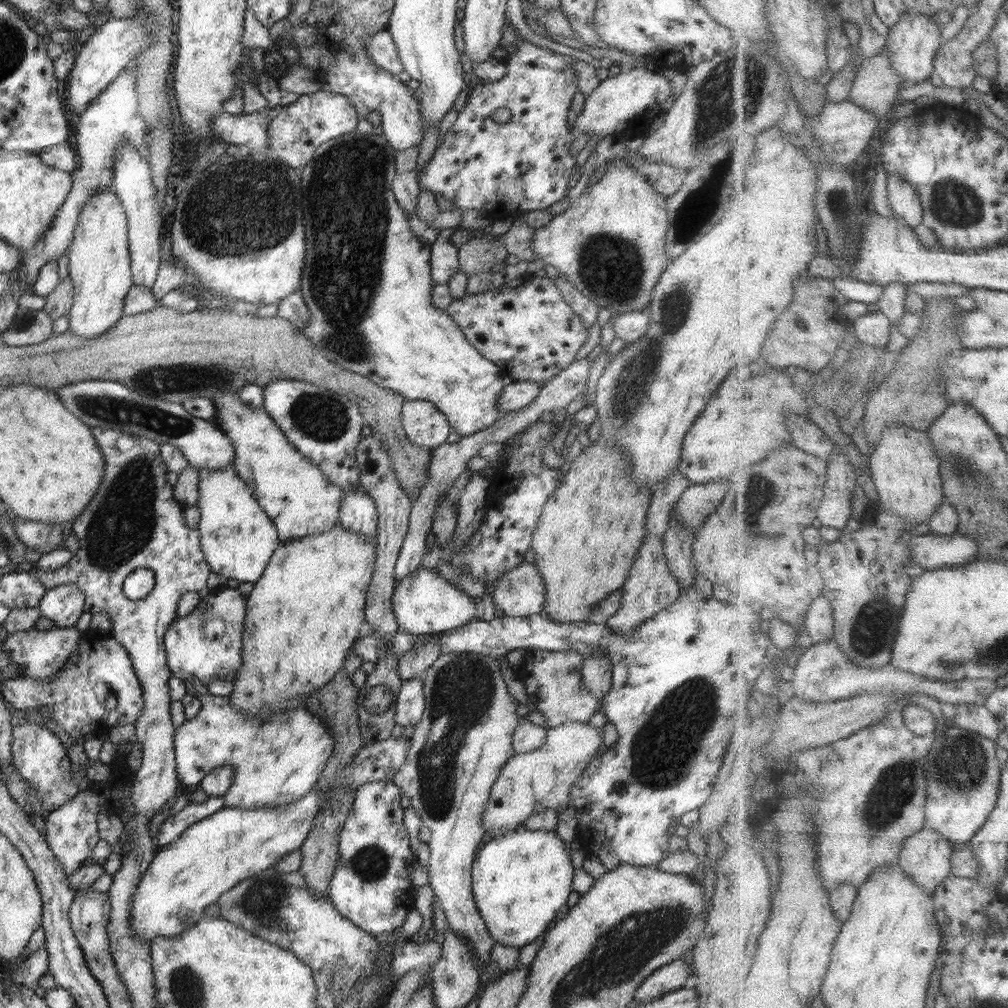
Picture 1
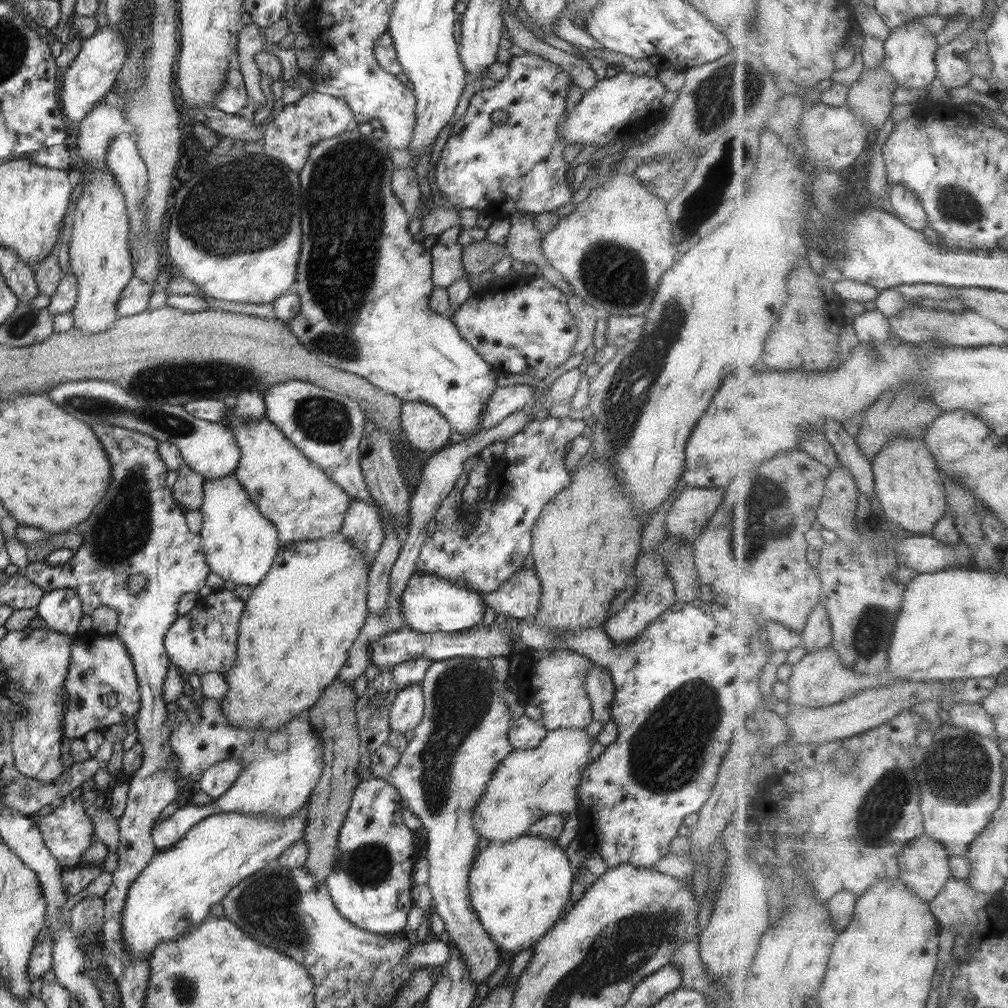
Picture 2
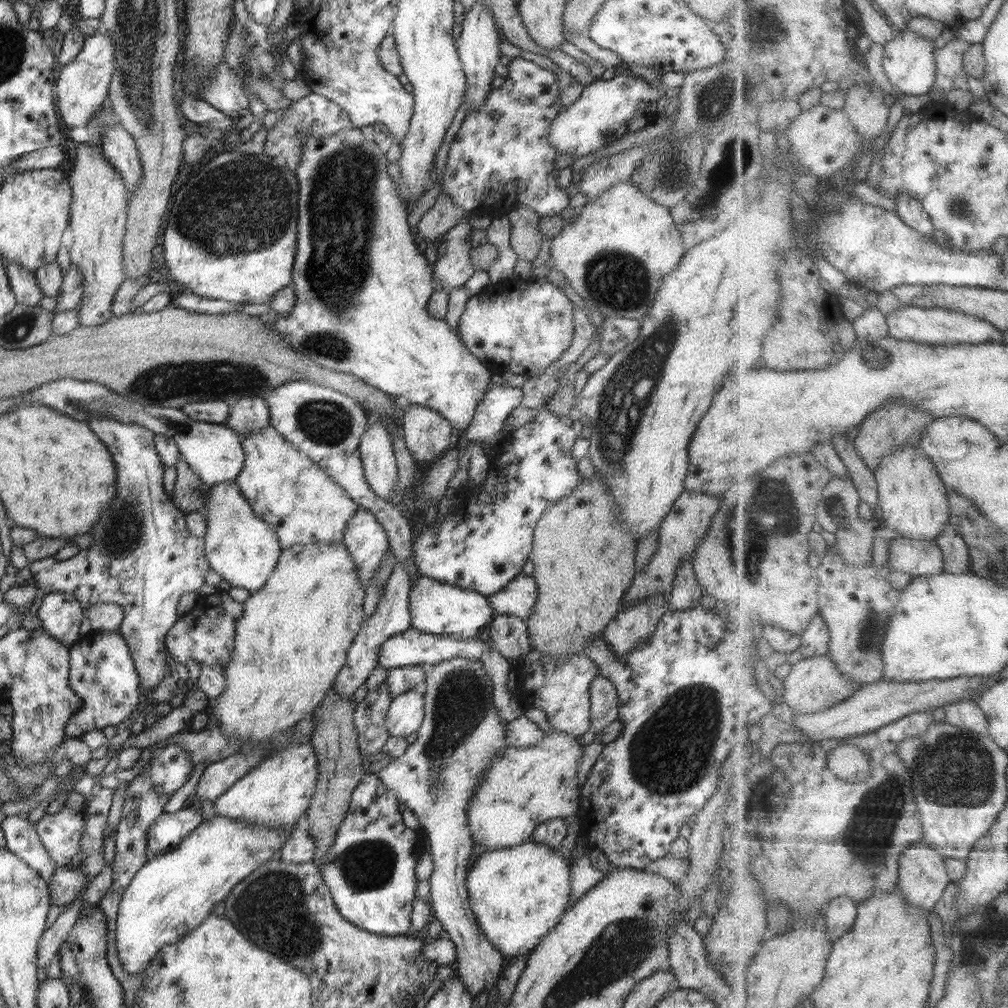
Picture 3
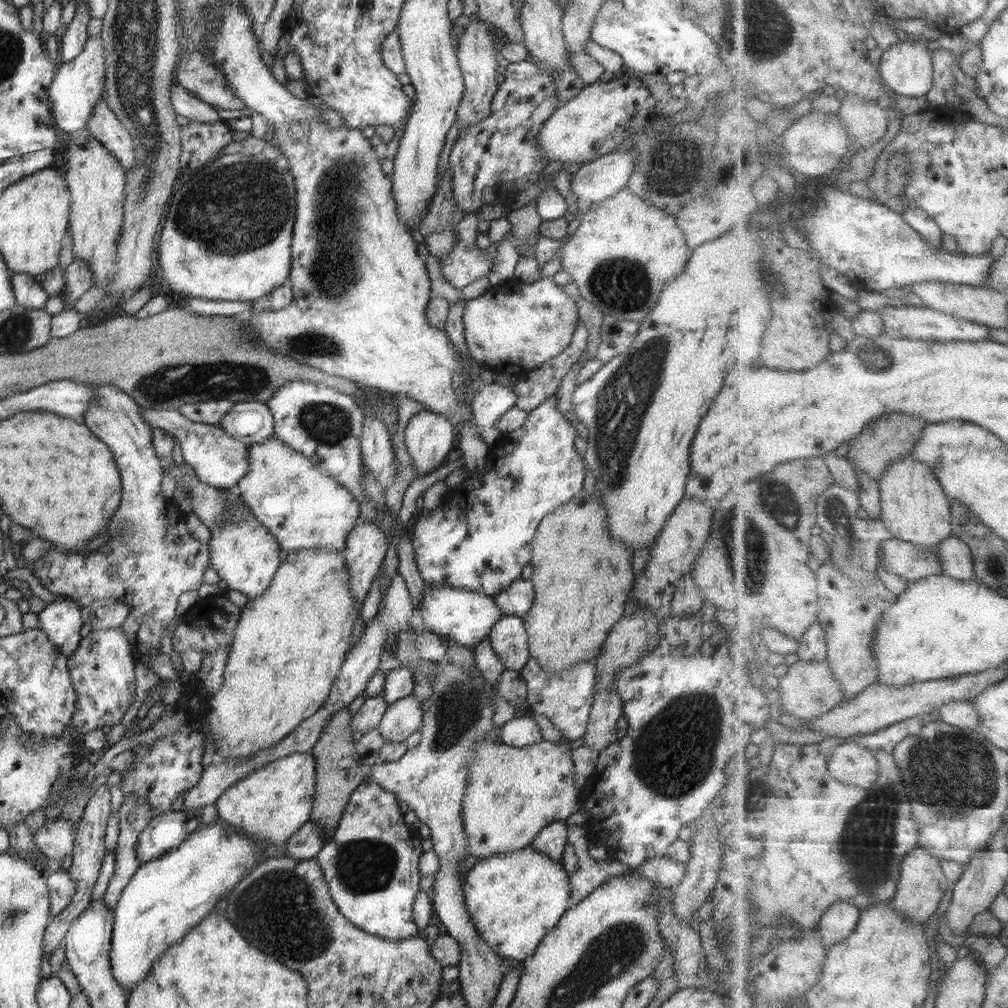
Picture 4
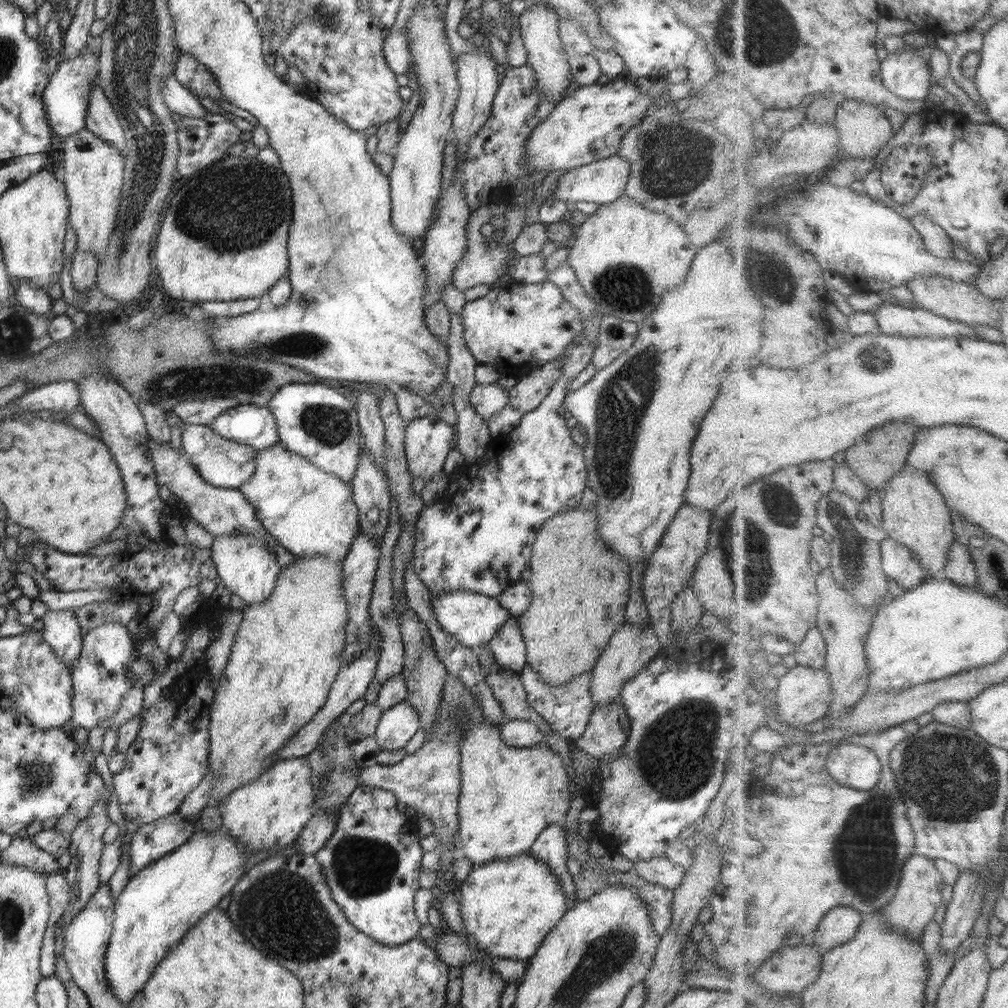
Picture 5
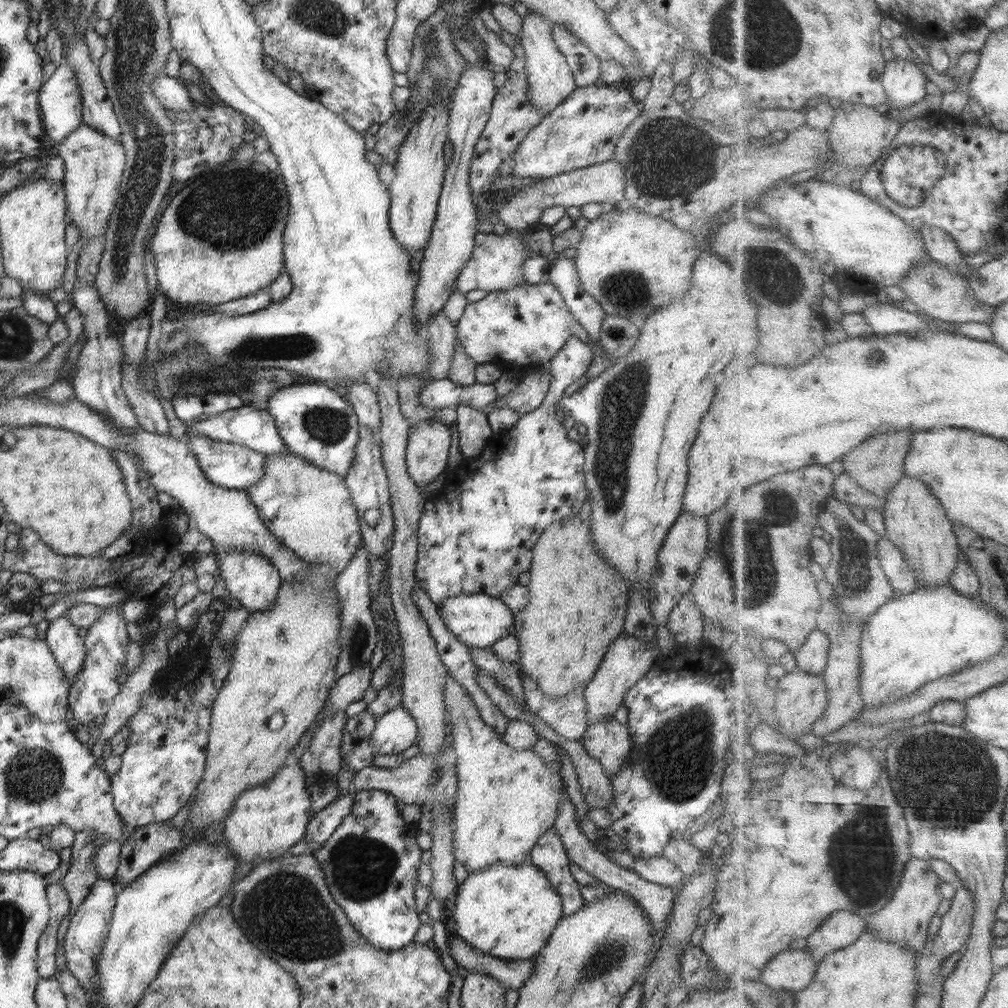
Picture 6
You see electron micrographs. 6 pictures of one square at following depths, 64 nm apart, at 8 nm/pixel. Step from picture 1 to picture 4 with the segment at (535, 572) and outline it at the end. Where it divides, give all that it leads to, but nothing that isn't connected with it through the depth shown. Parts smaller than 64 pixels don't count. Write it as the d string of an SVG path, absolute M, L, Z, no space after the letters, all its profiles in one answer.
M521 577L492 599L505 615L523 617L532 607L534 597L534 584Z

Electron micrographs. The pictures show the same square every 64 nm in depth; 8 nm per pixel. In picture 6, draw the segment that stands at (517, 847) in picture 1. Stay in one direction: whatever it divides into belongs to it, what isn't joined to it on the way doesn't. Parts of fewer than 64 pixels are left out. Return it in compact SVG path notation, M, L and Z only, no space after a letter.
M530 860L516 866L506 866L498 862L484 870L461 875L457 895L450 906L452 921L449 932L460 936L464 942L479 951L504 960L530 960L538 956L538 952L544 948L550 934L564 916L560 894L554 890L546 874Z

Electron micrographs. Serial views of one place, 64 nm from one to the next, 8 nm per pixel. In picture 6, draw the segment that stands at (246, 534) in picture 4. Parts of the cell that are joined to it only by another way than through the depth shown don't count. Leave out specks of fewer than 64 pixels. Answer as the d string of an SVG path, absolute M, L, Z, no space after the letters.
M215 548L215 554L218 564L217 577L224 580L232 599L239 600L241 606L250 612L264 612L274 606L283 580L268 558L254 552L226 552L224 548Z

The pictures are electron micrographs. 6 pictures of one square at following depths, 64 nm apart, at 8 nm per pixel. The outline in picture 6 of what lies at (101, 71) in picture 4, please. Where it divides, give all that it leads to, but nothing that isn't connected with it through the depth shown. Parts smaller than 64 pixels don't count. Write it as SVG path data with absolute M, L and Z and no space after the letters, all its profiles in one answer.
M63 63L40 87L38 108L49 146L62 142L82 125L82 92L76 72Z

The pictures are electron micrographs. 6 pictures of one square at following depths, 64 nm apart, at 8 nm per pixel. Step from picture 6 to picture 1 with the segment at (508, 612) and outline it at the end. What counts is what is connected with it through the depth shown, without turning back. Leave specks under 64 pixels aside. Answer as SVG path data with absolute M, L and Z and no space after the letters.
M418 567L402 582L395 584L392 610L400 629L415 634L437 634L466 626L476 620L476 600L462 589L446 581L437 571Z

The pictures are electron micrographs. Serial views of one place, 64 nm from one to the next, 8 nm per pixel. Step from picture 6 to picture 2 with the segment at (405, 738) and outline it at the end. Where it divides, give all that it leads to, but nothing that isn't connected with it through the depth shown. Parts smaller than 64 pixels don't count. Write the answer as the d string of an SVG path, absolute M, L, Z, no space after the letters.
M408 684L396 693L389 710L391 731L405 734L418 727L425 712L425 698L421 684Z

